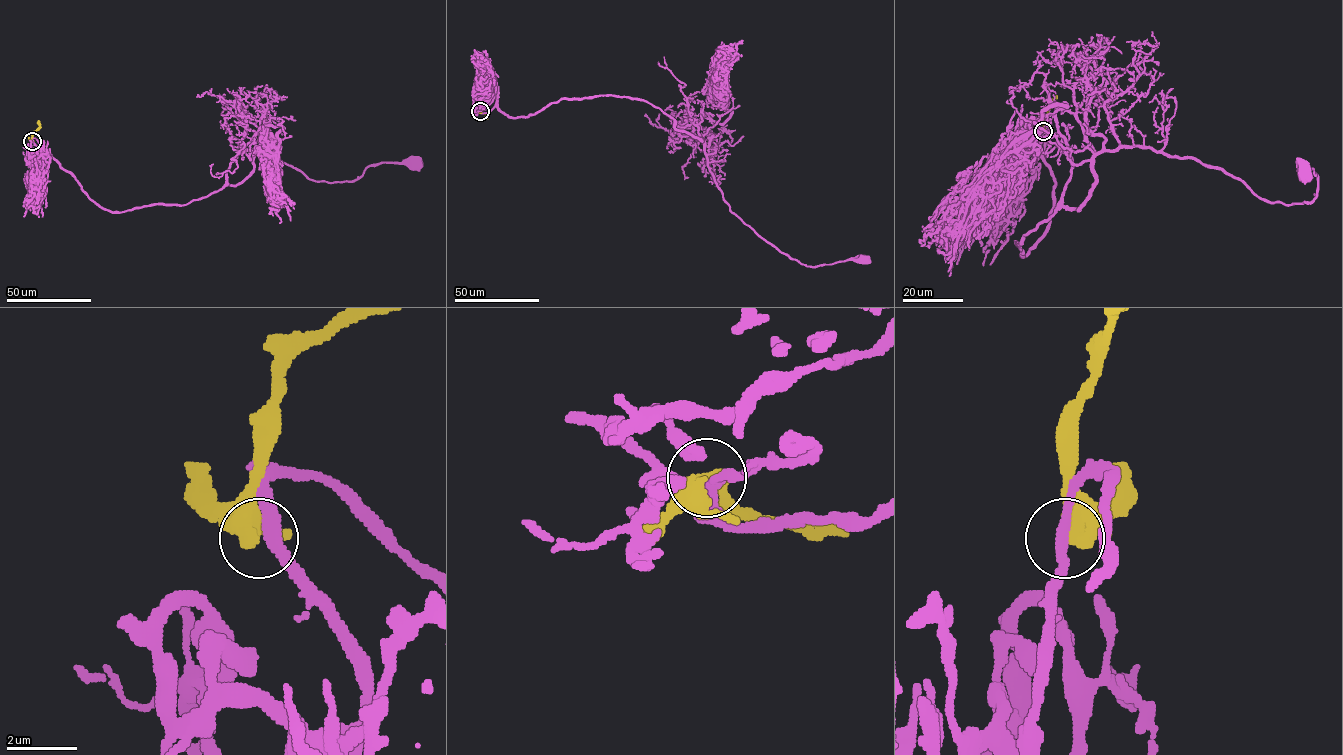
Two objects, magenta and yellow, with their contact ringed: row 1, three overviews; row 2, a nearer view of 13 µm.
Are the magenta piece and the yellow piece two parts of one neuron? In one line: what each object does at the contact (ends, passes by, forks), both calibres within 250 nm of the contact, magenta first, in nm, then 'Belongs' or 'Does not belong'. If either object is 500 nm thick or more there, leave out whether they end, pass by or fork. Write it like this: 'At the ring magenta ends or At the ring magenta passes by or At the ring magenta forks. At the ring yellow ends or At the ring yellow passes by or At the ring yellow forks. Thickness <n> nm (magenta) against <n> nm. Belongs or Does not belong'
At the ring magenta passes by. At the ring yellow passes by. Thickness 280 nm (magenta) against 400 nm. Does not belong

